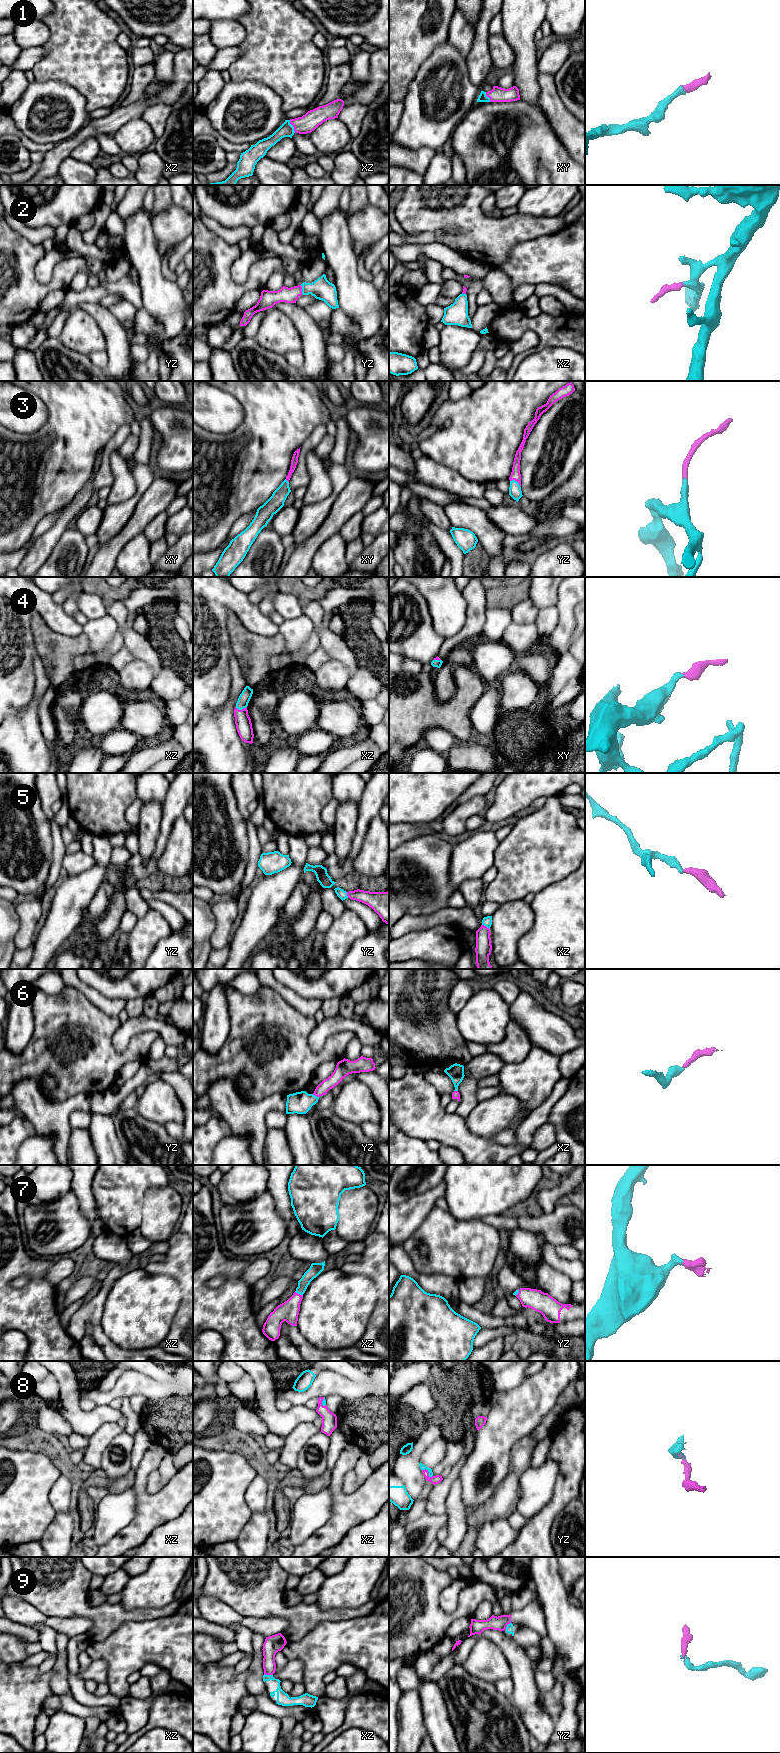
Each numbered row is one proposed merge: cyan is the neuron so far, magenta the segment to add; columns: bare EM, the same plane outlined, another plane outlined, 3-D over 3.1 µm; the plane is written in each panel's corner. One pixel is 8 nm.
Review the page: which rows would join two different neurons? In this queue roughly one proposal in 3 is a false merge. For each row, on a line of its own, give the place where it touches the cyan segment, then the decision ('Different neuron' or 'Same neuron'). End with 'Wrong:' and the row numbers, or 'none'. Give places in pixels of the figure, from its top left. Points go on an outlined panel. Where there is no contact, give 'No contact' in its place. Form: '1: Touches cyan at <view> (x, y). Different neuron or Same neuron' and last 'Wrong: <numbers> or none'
1: Touches cyan at xz (292, 126). Same neuron
2: Touches cyan at yz (302, 289). Same neuron
3: Touches cyan at yz (514, 480). Same neuron
4: Touches cyan at xz (240, 709). Same neuron
5: Touches cyan at xz (486, 926). Same neuron
6: Touches cyan at yz (314, 1095). Same neuron
7: Touches cyan at xz (299, 1293). Same neuron
8: Touches cyan at yz (428, 1471). Same neuron
9: Touches cyan at xz (268, 1675). Different neuron
Wrong: 9

